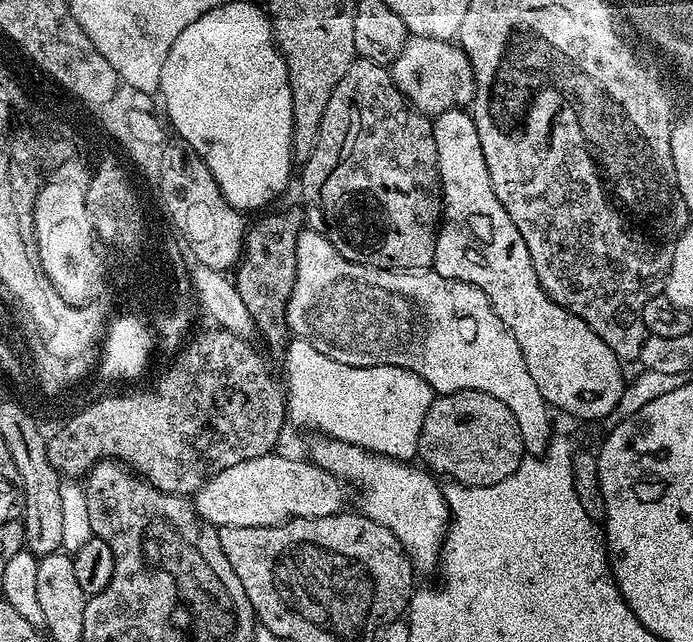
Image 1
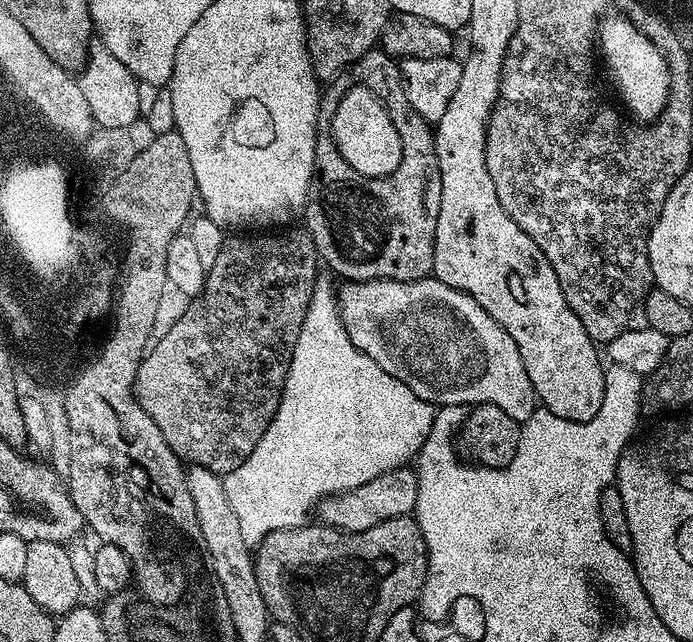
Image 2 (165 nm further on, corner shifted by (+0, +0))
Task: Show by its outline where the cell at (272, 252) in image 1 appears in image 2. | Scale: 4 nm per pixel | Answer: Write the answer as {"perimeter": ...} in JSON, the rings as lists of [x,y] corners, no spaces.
{"perimeter":[[[297,219],[225,237],[218,257],[207,267],[202,293],[166,336],[149,347],[136,375],[136,401],[154,418],[177,456],[185,461],[200,458],[197,467],[225,476],[254,452],[280,405],[292,348],[320,276],[318,266],[313,238]]]}

